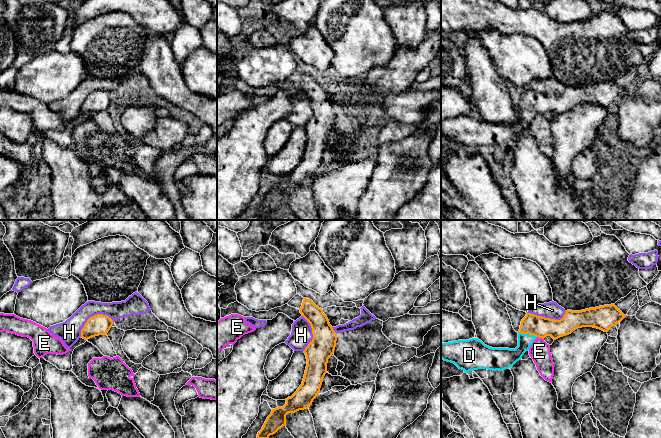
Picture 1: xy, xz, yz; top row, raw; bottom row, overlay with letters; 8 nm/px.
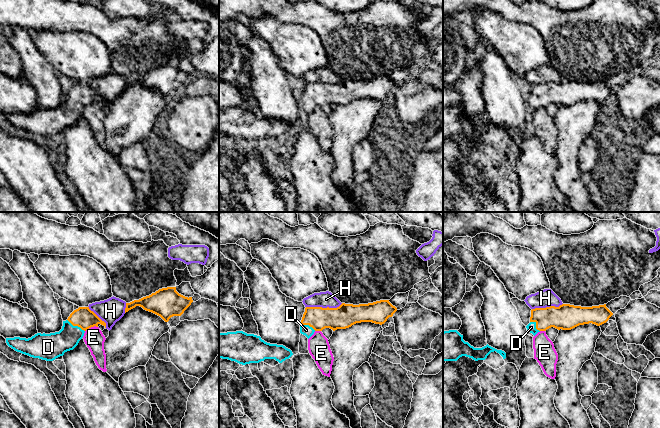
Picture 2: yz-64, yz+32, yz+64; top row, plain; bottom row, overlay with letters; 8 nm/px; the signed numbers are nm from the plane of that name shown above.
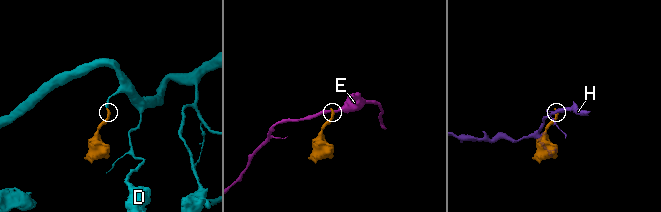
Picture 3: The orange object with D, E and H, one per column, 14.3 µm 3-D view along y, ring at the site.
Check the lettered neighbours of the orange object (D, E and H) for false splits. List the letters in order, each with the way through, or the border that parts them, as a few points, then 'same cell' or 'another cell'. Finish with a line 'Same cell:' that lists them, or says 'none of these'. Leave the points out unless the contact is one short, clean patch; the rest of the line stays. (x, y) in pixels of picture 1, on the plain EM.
D: way yz (531, 100), (527, 109), (524, 120), (507, 133); same cell
E: border yz (537, 112), (543, 115); another cell
H: border xy (113, 96), (106, 91), (94, 90), (85, 99), (80, 112); another cell
Same cell: D

